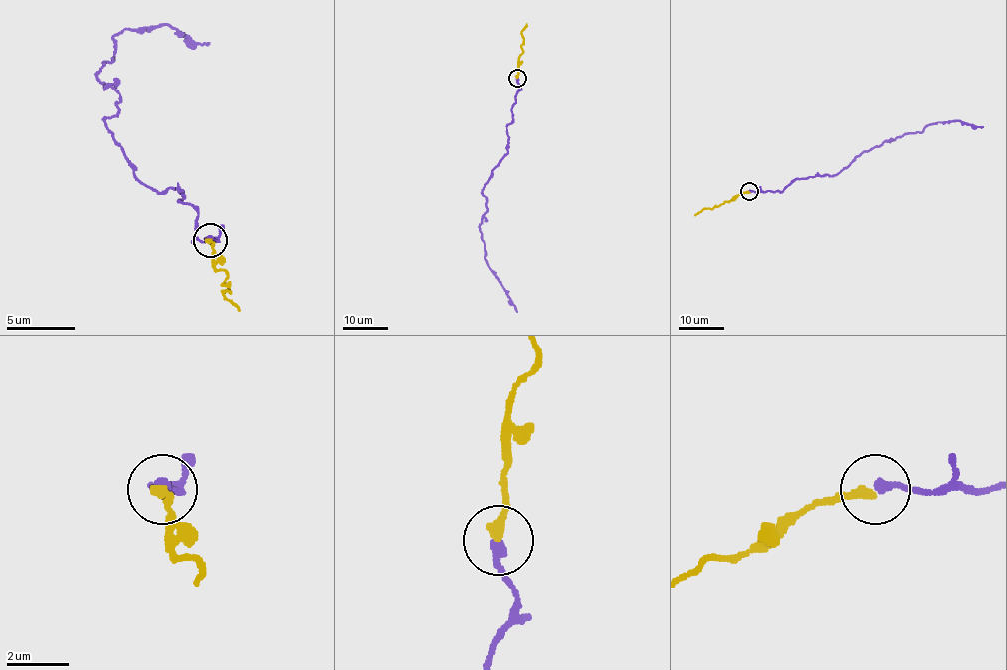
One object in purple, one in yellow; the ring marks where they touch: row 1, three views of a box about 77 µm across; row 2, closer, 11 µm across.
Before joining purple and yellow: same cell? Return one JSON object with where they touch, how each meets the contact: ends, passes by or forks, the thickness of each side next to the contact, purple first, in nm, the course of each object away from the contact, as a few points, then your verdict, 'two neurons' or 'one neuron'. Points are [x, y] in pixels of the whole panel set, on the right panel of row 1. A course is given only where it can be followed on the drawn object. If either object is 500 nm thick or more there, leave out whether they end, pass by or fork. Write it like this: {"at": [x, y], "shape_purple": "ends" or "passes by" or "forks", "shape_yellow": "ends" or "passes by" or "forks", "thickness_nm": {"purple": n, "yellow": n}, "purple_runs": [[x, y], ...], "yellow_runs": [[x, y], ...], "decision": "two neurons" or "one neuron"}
{"at": [749, 191], "shape_purple": "ends", "shape_yellow": "ends", "thickness_nm": {"purple": 320, "yellow": 320}, "purple_runs": [[749, 192], [782, 192], [798, 178], [833, 176], [863, 152], [929, 124], [961, 121], [983, 127]], "yellow_runs": [[749, 192], [736, 195], [712, 208], [703, 208], [694, 215]], "decision": "one neuron"}

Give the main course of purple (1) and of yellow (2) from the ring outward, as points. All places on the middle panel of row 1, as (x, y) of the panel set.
1: (517, 78), (513, 120), (506, 127), (508, 152), (482, 192), (487, 211), (479, 226), (488, 267), (517, 312)
2: (517, 78), (523, 41), (521, 32), (527, 23)

